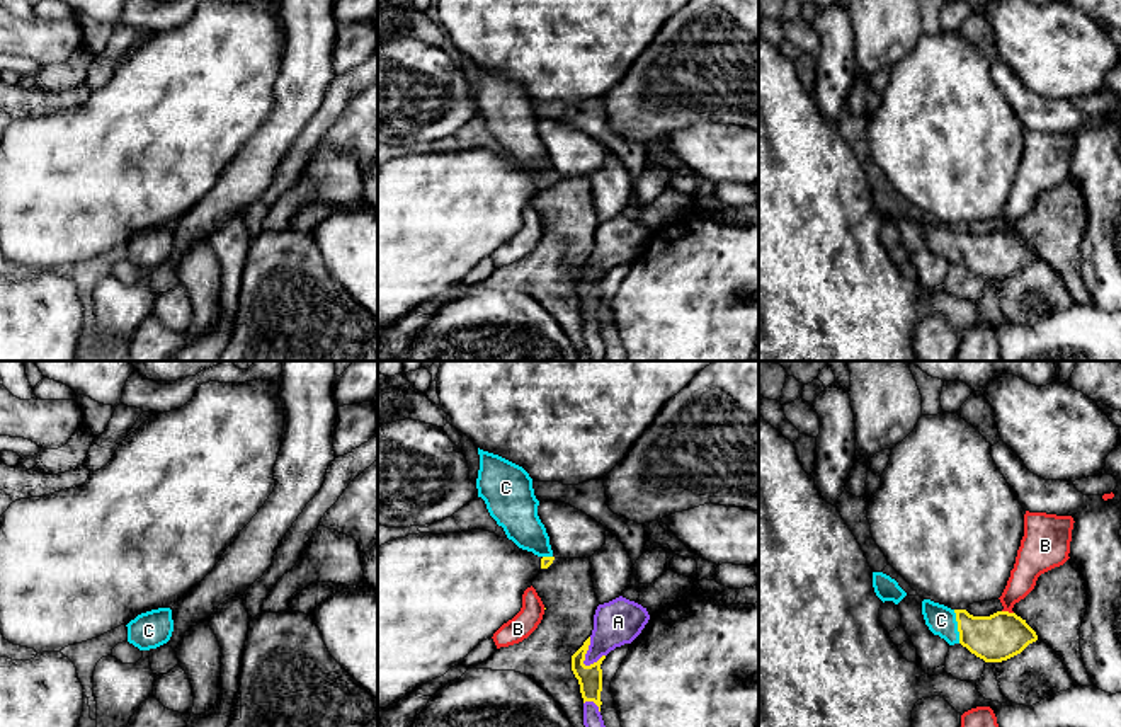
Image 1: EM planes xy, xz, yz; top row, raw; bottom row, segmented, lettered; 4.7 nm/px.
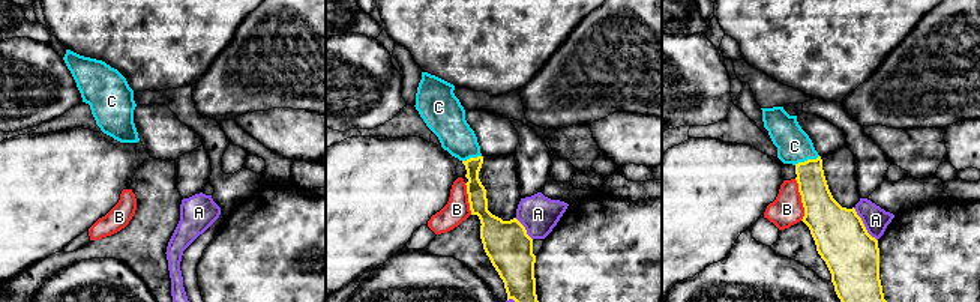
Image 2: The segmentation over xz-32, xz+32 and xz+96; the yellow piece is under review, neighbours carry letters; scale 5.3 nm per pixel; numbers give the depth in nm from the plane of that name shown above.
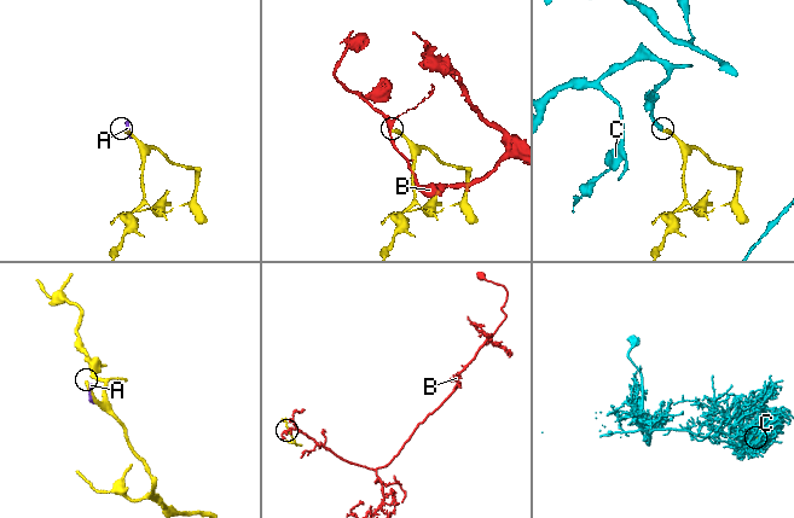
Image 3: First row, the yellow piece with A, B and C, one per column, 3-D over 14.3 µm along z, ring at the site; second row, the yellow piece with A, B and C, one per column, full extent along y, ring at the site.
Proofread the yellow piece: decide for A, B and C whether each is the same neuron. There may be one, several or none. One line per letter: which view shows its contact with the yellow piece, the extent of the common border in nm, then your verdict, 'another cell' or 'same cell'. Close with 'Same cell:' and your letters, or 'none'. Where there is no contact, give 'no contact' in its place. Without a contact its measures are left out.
A: xz | 150 nm | another cell
B: yz | 60 nm | another cell
C: yz | 160 nm | same cell
Same cell: C

